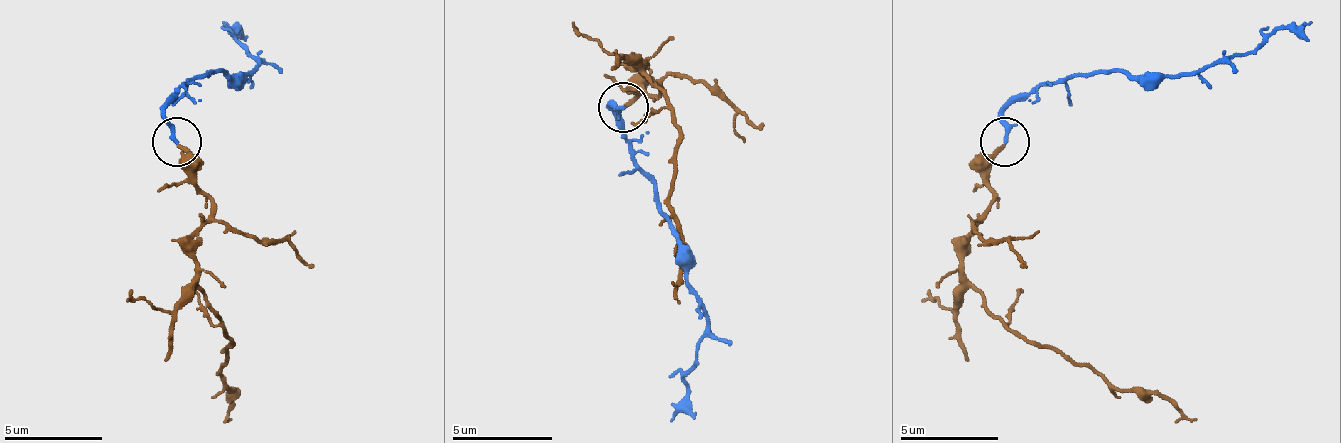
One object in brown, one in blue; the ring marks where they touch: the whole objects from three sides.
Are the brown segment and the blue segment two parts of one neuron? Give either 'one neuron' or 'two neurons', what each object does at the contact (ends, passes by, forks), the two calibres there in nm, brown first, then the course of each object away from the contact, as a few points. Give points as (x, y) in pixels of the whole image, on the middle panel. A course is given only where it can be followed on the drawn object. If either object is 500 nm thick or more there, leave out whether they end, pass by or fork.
one neuron | brown ends | blue ends | 200/220 nm | brown via (622, 106), (637, 91), (657, 91), (642, 66), (677, 131), (667, 211), (682, 227), (677, 302) | blue via (622, 106), (612, 106), (707, 322), (672, 423)

